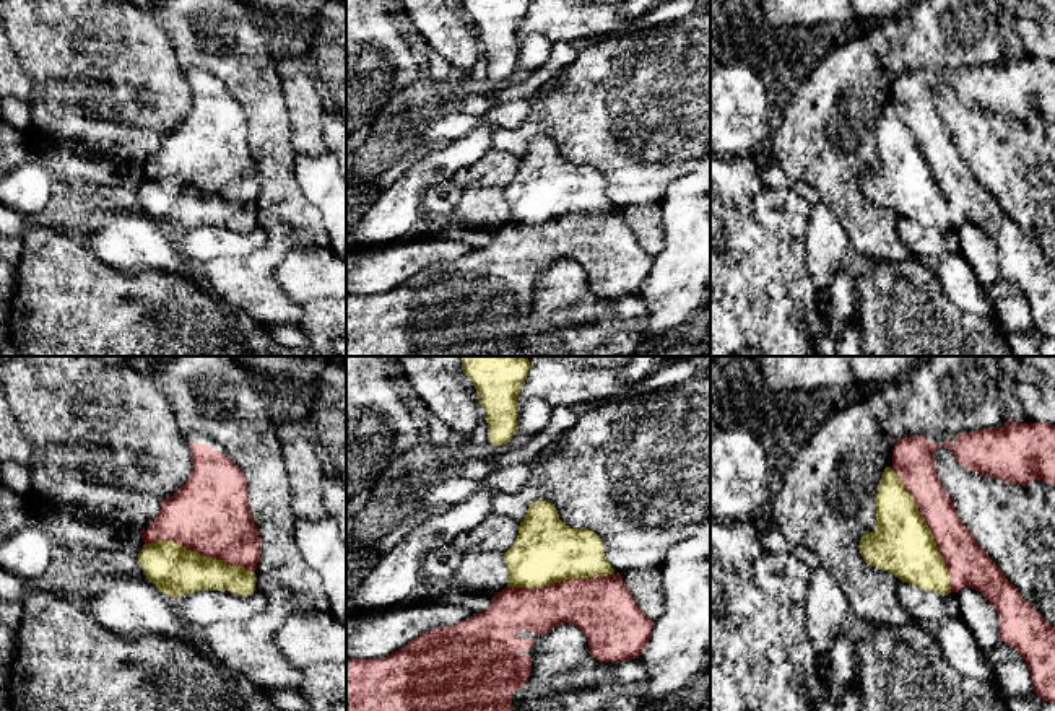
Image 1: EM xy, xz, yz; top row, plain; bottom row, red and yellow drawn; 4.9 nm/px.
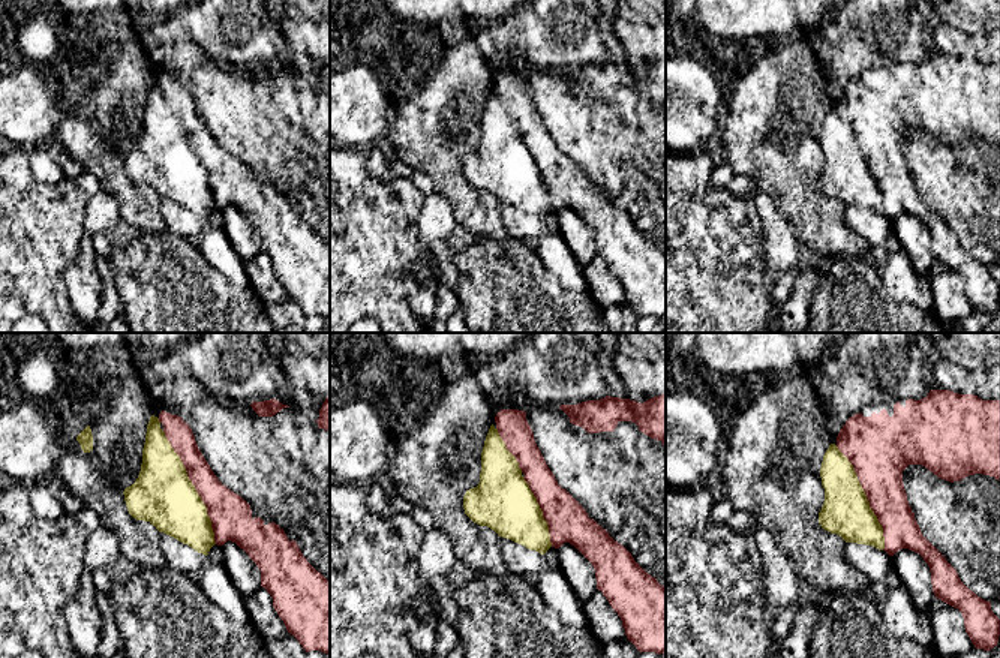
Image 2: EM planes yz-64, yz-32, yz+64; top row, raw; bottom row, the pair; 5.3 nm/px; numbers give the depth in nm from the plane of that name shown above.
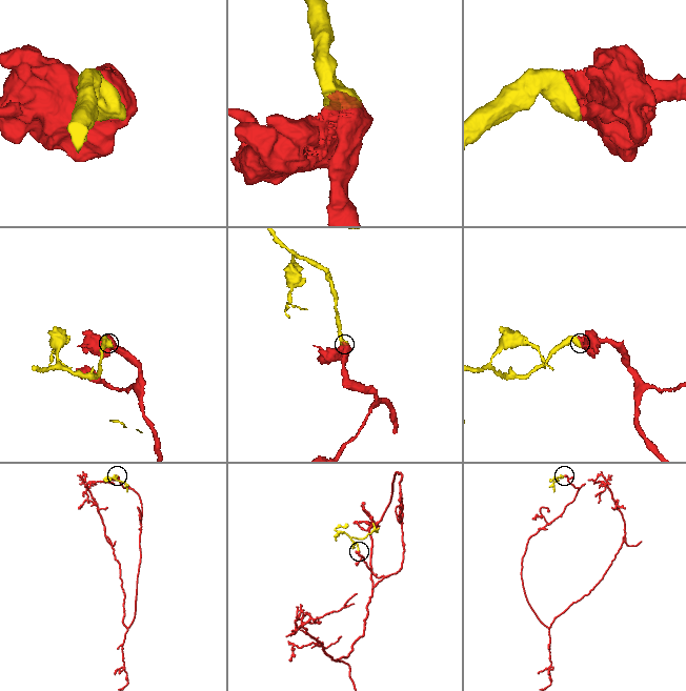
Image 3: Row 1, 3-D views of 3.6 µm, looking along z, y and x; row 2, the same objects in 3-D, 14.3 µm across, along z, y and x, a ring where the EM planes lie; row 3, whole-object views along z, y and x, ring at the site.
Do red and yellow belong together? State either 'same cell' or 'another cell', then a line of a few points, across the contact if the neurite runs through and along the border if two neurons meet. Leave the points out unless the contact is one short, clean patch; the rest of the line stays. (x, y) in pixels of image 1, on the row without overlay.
same cell

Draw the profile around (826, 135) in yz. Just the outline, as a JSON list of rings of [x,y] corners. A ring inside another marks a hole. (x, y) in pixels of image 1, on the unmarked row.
[[[860,33],[821,60],[777,114],[771,150],[792,181],[810,184],[819,202],[837,215],[849,236],[852,259],[899,264],[915,259],[899,238],[901,215],[866,200],[860,189],[863,169],[876,166],[876,129],[888,91],[888,75]]]

